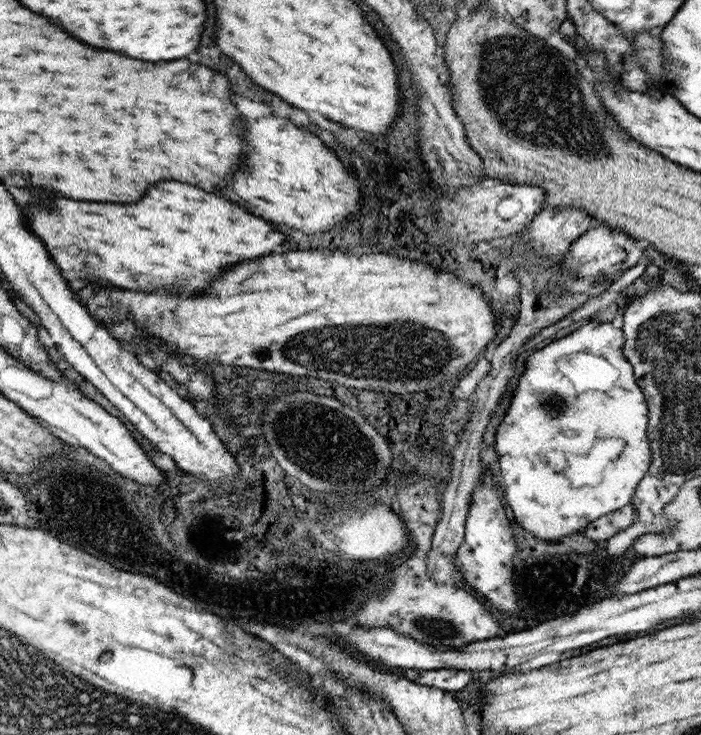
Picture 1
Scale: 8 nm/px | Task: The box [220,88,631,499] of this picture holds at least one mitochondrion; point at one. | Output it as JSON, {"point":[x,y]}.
{"point":[400,352]}

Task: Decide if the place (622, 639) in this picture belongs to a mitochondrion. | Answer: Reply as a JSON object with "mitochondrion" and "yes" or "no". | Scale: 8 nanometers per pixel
{"mitochondrion":"no"}

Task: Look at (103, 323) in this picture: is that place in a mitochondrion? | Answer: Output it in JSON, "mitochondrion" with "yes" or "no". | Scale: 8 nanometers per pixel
{"mitochondrion":"no"}

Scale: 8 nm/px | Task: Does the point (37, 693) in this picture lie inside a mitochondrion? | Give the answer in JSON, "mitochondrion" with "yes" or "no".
{"mitochondrion":"yes"}

